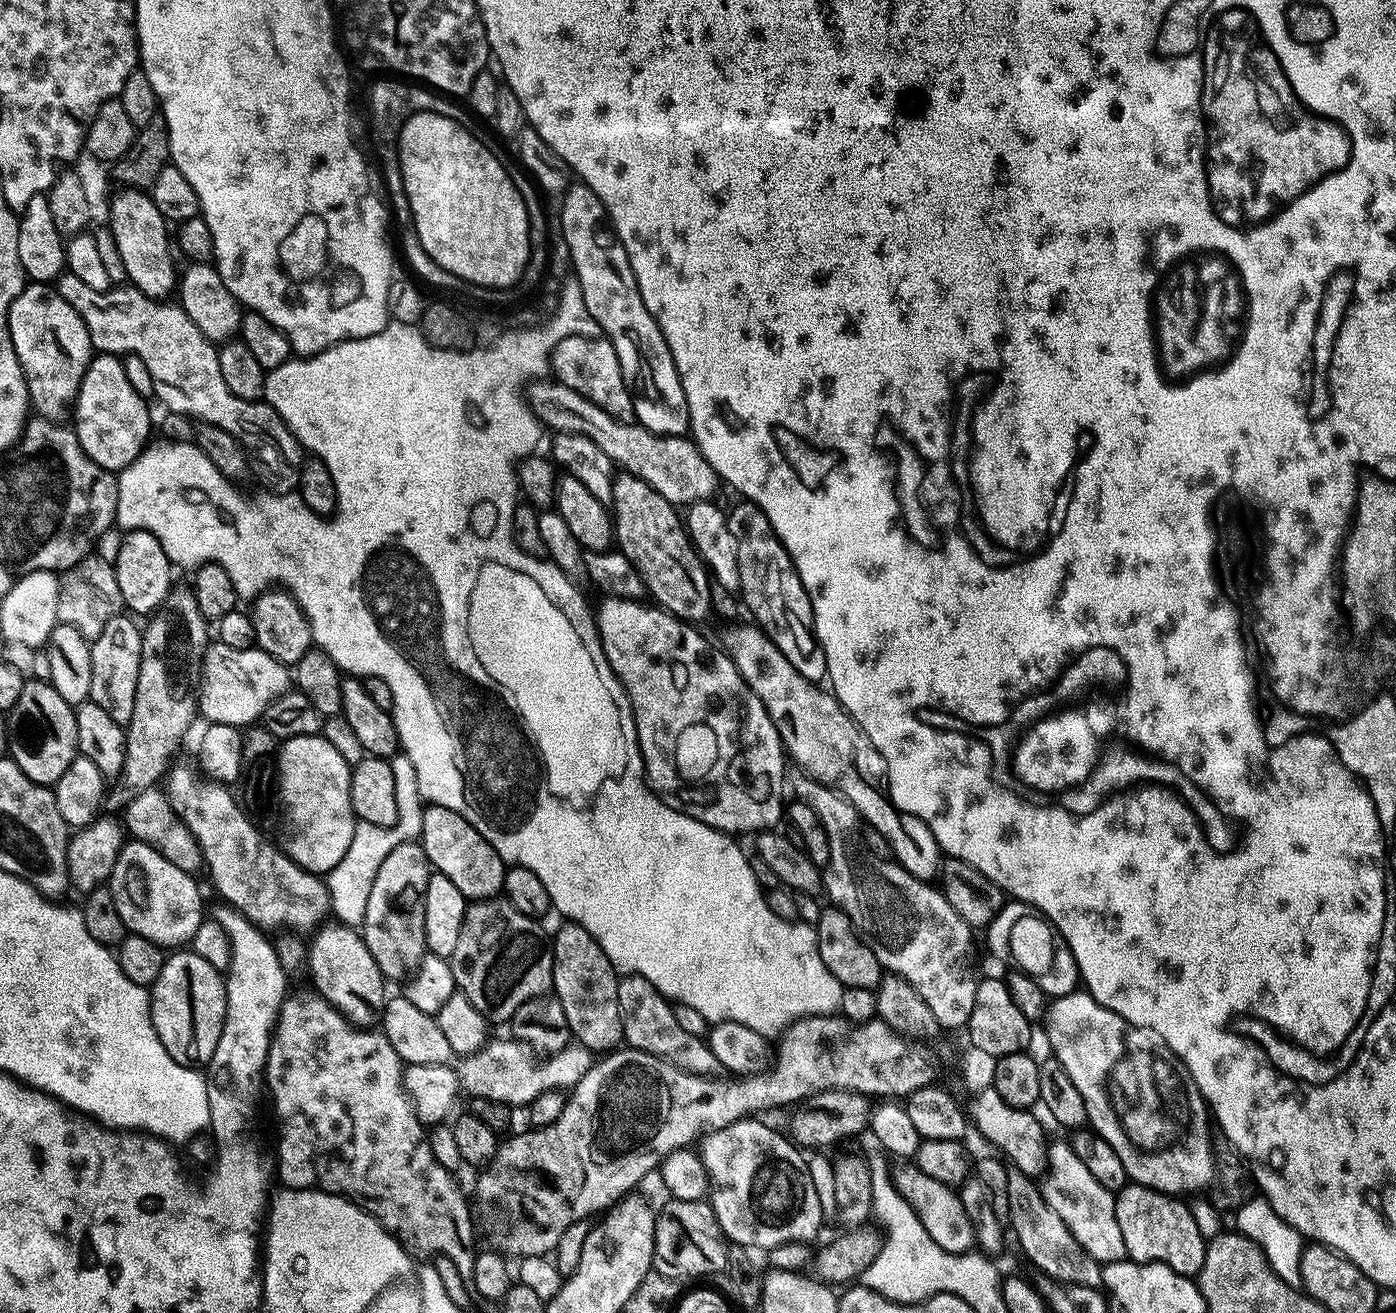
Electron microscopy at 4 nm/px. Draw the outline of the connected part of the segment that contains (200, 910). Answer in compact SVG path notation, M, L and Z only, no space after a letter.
M135 839L125 843L110 877L114 906L118 906L118 914L122 914L125 929L142 938L150 938L150 942L168 950L187 945L194 938L194 930L198 930L206 918L200 888L192 879L189 873L168 862L148 844Z

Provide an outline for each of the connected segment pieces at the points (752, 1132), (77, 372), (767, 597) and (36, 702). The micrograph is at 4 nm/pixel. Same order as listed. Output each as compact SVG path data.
M745 1118L703 1139L702 1159L710 1181L712 1209L733 1245L761 1250L783 1244L807 1245L826 1223L808 1161L783 1131L775 1132L762 1121Z
M28 282L22 294L12 300L8 329L24 371L31 407L49 420L59 421L67 412L69 415L94 355L86 322L82 322L78 310L51 283Z
M739 502L727 513L730 534L738 541L739 595L743 607L752 611L757 625L771 638L774 646L786 654L786 662L802 674L802 678L820 682L828 675L826 654L816 638L816 627L812 625L810 598L802 586L802 578L796 573L794 562L776 537L766 514L757 504Z
M35 678L25 679L22 686L22 695L19 696L18 702L14 702L12 711L7 713L8 722L8 752L11 760L20 767L22 774L26 774L26 778L30 778L39 784L54 786L58 782L58 778L62 778L62 773L65 772L66 766L70 766L70 762L74 762L74 758L78 755L76 743L78 742L78 726L76 725L76 714L73 705L66 702L66 698L62 698L62 694L58 694L58 690L54 690L54 686L47 680L37 680Z

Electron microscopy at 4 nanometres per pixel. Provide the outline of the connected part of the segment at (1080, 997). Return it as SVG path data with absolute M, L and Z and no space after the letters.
M1077 990L1057 996L1047 1005L1046 1025L1048 1024L1048 1044L1052 1047L1051 1055L1070 1074L1070 1082L1074 1082L1078 1094L1082 1094L1082 1102L1086 1102L1086 1114L1091 1131L1101 1136L1118 1154L1122 1166L1126 1170L1129 1181L1138 1183L1144 1188L1152 1188L1169 1198L1180 1198L1183 1192L1196 1192L1208 1183L1213 1183L1217 1175L1214 1148L1172 1148L1172 1152L1164 1152L1164 1160L1148 1160L1148 1156L1124 1156L1124 1128L1120 1128L1120 1120L1116 1120L1116 1108L1104 1108L1104 1112L1096 1112L1096 1104L1108 1104L1108 1100L1096 1100L1100 1096L1100 1080L1104 1080L1104 1072L1096 1072L1100 1064L1112 1064L1116 1056L1120 1056L1120 1023L1121 1016L1114 1014L1109 1008L1103 1008L1087 991Z

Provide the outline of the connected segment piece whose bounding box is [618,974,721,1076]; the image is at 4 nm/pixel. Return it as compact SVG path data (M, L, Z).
M620 976L618 986L618 1006L622 1014L623 1043L629 1048L637 1048L655 1056L657 1060L665 1060L681 1072L689 1072L695 1076L712 1076L721 1071L718 1058L710 1050L708 1044L699 1036L682 1030L678 1020L674 1018L674 1010L668 997L663 996L656 987L641 976Z

